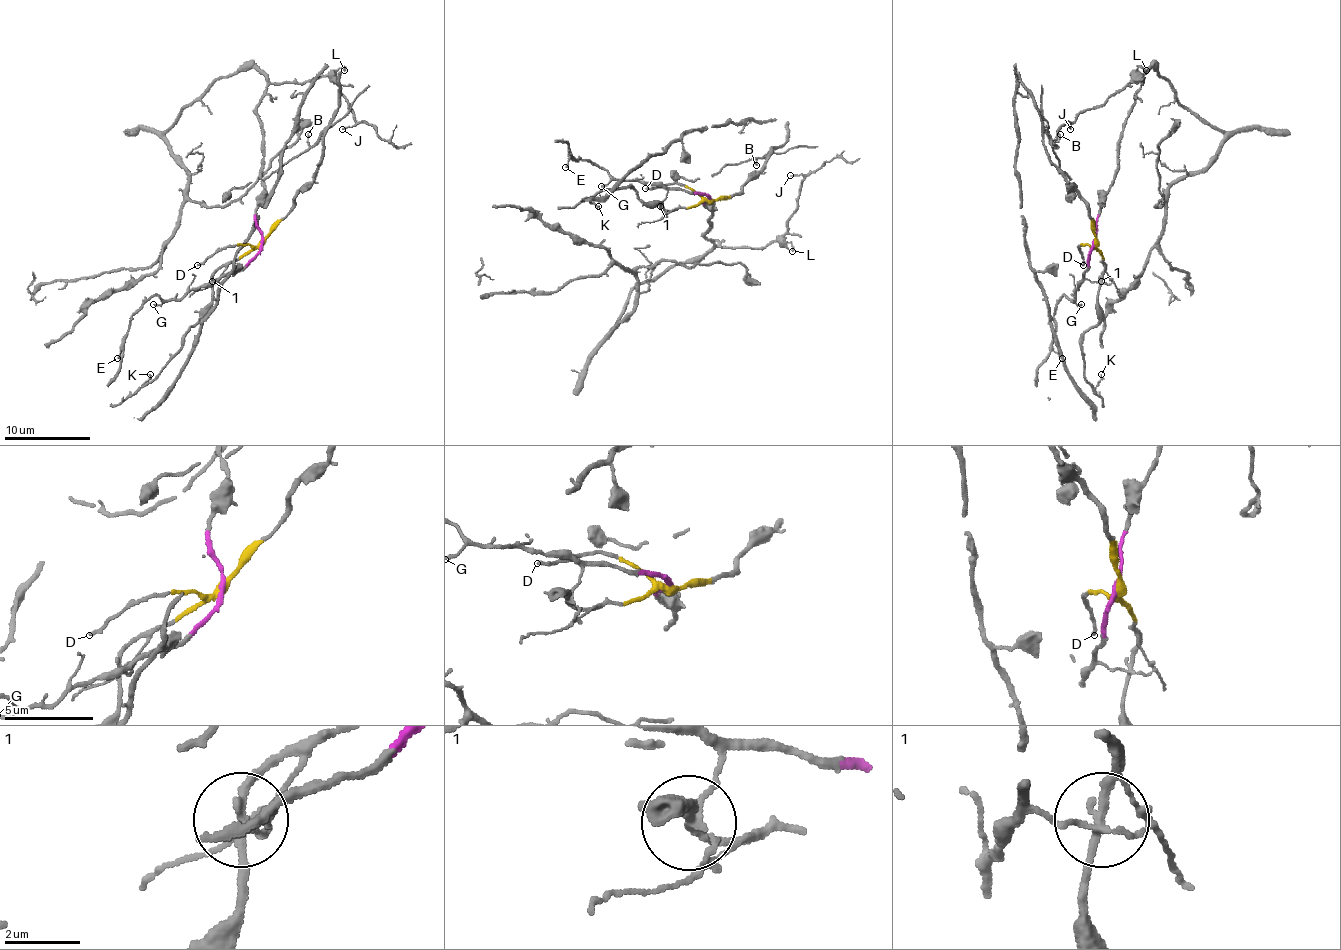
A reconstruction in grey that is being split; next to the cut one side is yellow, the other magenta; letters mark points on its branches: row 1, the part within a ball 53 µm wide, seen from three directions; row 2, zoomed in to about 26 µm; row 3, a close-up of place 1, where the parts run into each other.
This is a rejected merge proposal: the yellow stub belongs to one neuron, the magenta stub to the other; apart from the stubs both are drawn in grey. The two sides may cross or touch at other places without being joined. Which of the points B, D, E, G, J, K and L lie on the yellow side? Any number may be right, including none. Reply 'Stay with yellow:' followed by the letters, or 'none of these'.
Stay with yellow: B, D, K

